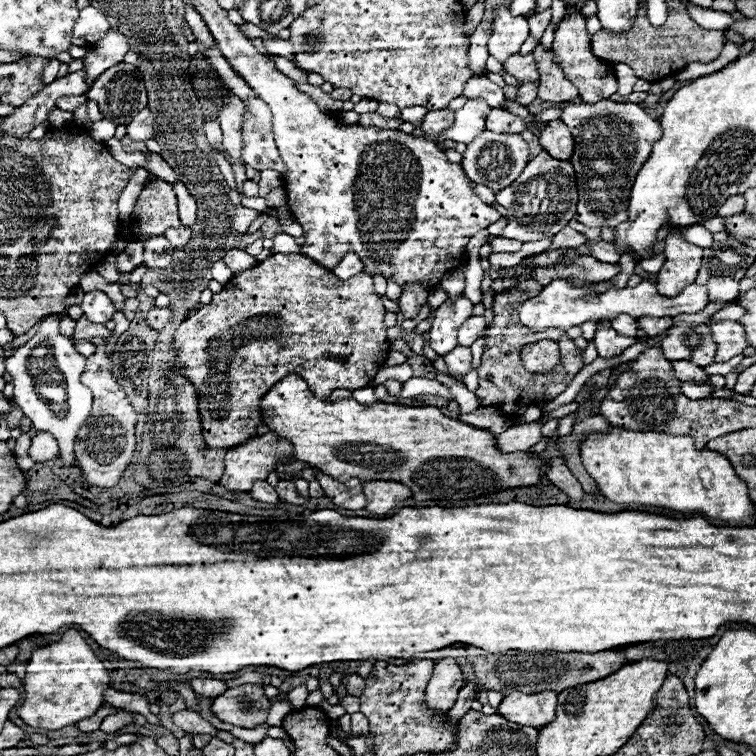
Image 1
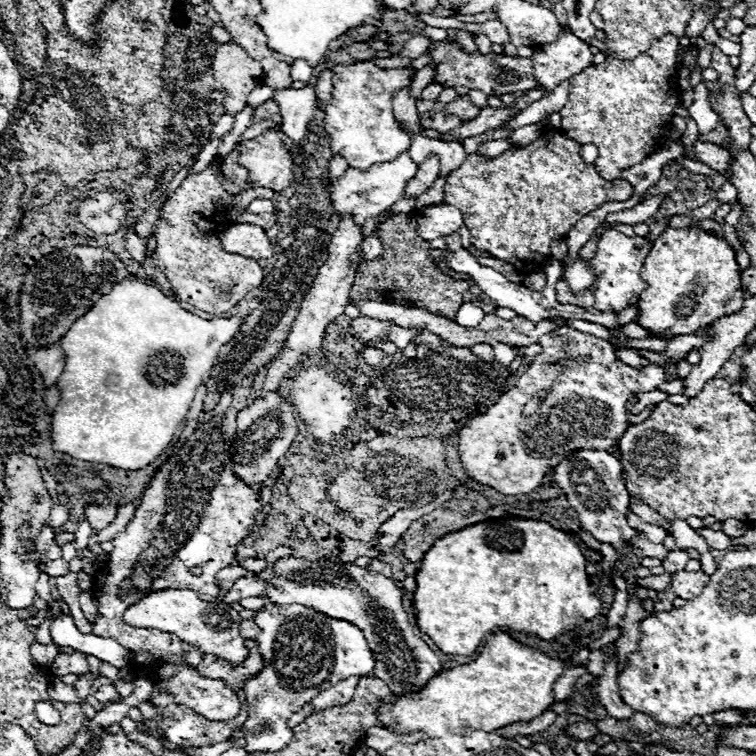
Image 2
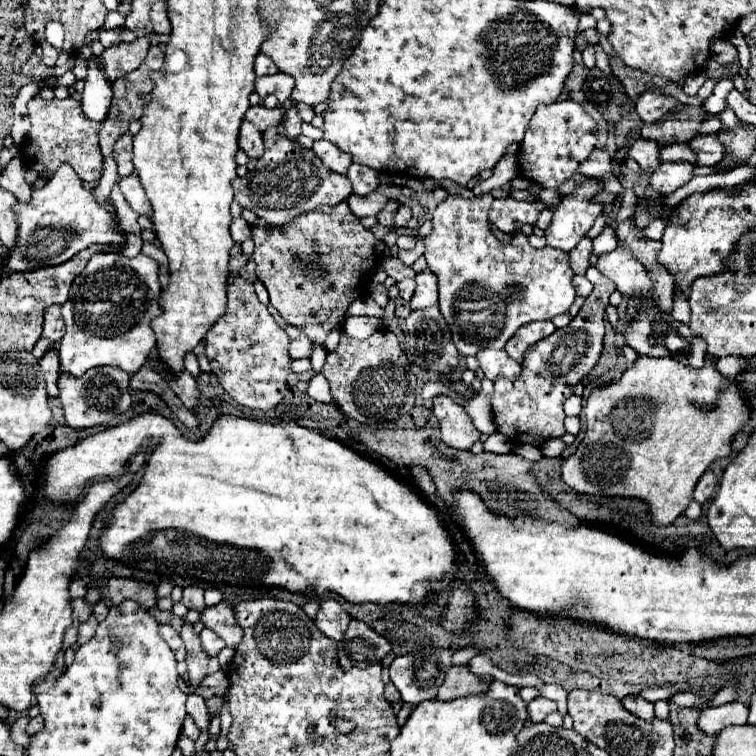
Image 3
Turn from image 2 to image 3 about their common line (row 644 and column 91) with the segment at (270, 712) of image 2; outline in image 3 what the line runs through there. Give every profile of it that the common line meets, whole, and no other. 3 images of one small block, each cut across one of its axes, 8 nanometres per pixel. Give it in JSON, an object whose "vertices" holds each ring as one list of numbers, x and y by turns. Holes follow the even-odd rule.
{"vertices":[[110,252,94,254,84,272,74,278,70,288,70,300,62,304,66,332,58,342,60,372,70,376,82,376,86,370,98,366,114,366,126,370,128,374,138,372,140,366,148,360,148,356,156,348,156,338,154,330,150,328,150,320,160,314,158,294,160,294,158,266,150,256,138,254,134,258,126,258,122,254,110,254]]}

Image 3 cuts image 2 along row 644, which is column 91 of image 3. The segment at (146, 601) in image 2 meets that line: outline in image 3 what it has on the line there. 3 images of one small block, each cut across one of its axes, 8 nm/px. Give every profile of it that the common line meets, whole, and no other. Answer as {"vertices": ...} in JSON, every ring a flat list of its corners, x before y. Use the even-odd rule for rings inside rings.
{"vertices":[[66,164,60,166,40,190,32,190,30,202,14,204,14,214,18,218,18,242,6,256,4,268,8,272,58,266,92,244,114,244,126,240,126,234,118,230,118,216,106,212,94,200,92,190,82,188,82,180,70,168,72,166]]}

